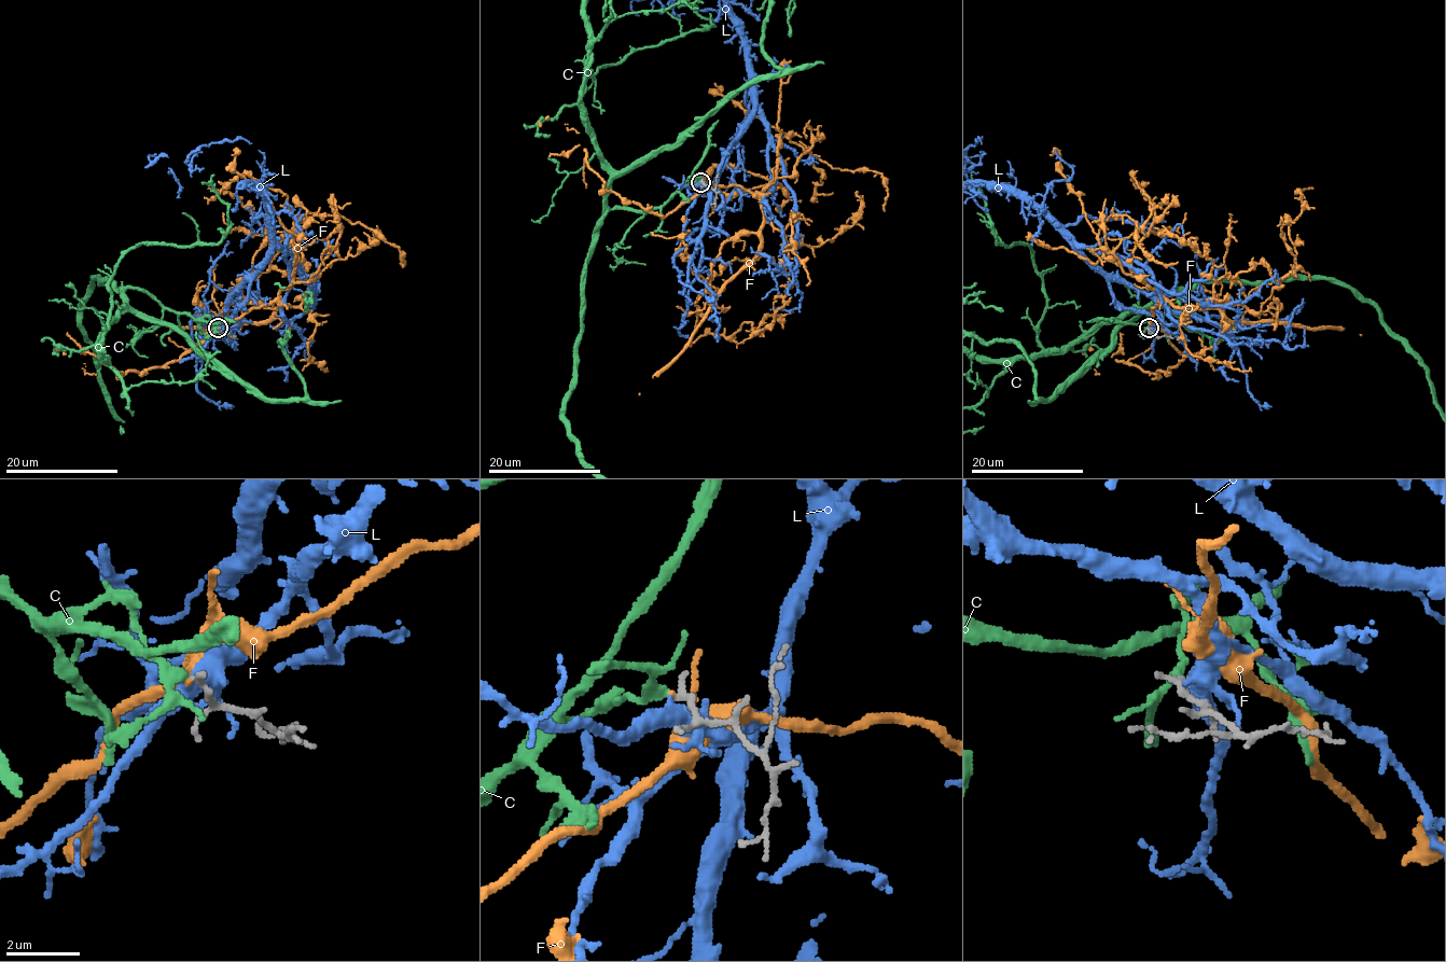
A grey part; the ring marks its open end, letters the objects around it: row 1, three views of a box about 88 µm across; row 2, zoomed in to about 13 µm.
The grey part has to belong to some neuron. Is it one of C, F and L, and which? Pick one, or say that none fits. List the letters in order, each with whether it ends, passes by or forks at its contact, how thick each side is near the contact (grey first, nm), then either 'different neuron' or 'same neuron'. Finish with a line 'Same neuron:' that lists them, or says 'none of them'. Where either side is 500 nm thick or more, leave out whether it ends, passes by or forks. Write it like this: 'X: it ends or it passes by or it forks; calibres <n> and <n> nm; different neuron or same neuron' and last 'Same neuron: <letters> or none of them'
C: it forks; calibres 200 and 180 nm; different neuron
F: it ends; calibres 200 and 120 nm; different neuron
L: it forks; calibres 160 and 440 nm; different neuron
Same neuron: none of them

